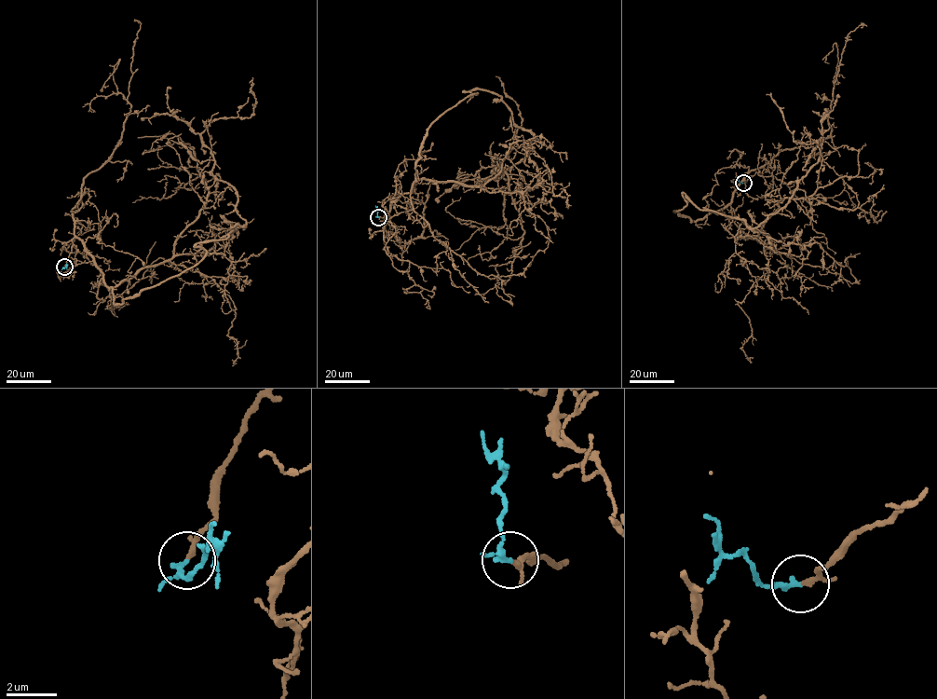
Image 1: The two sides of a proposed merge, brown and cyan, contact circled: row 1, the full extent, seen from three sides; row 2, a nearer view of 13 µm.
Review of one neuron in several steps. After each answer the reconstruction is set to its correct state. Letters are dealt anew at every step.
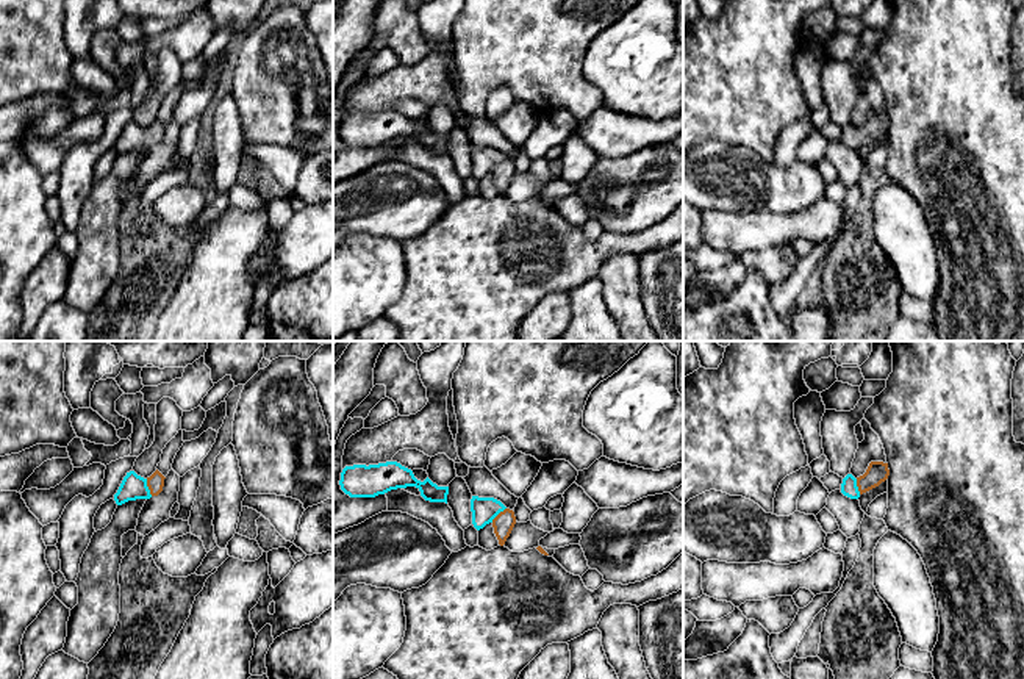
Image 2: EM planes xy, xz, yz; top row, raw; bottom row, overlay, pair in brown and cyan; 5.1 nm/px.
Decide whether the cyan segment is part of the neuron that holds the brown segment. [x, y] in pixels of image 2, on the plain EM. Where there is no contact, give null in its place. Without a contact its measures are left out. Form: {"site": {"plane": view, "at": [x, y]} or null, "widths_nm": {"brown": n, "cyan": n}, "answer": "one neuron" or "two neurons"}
{"site": {"plane": "xy", "at": [147, 135]}, "widths_nm": {"brown": 90, "cyan": 130}, "answer": "one neuron"}

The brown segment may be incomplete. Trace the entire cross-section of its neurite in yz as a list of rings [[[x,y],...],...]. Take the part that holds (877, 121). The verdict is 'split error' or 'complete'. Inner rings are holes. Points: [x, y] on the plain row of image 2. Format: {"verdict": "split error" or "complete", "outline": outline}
{"verdict": "split error", "outline": [[[871,111],[866,122],[860,127],[847,124],[841,133],[841,142],[850,149],[858,149],[863,142],[879,136],[890,125],[888,113]]]}

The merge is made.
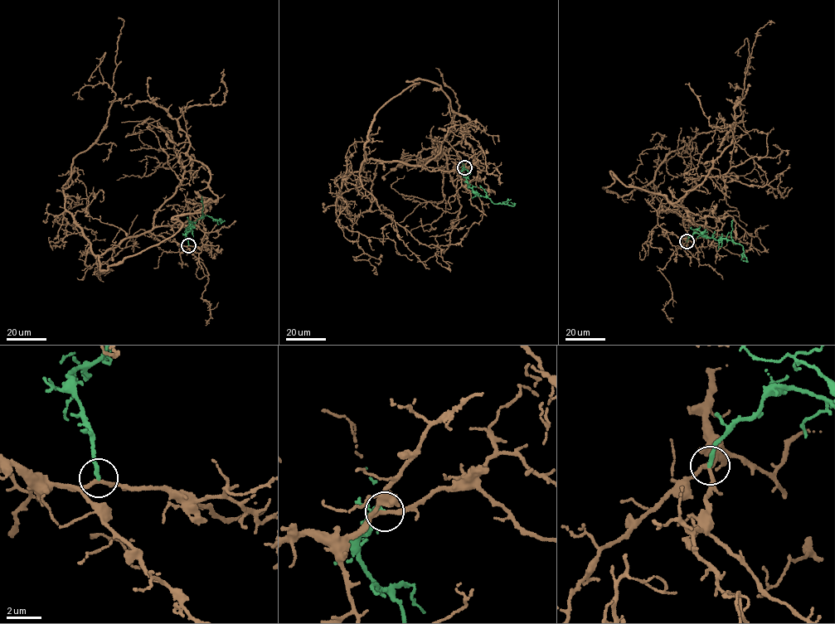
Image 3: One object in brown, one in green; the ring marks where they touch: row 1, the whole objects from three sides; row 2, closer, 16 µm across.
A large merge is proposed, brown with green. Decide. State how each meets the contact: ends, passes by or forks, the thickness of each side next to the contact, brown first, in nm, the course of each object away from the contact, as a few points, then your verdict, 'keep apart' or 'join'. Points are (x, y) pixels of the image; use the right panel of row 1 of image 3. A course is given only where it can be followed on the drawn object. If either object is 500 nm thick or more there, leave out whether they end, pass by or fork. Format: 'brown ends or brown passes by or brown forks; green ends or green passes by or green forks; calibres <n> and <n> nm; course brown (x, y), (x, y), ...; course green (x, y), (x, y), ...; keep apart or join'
brown passes by; green ends; calibres 220 and 240 nm; course brown (686, 242), (659, 192), (603, 187), (612, 171), (672, 202), (703, 181), (735, 124), (708, 124), (685, 84); course green (686, 242), (693, 234), (697, 233), (705, 238), (731, 240), (742, 246), (747, 262), (743, 260); keep apart

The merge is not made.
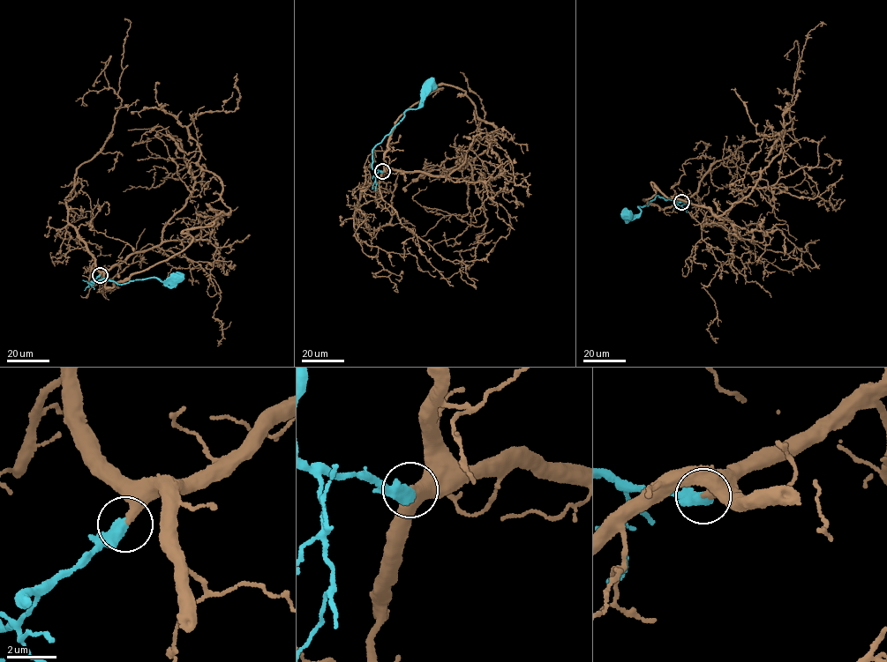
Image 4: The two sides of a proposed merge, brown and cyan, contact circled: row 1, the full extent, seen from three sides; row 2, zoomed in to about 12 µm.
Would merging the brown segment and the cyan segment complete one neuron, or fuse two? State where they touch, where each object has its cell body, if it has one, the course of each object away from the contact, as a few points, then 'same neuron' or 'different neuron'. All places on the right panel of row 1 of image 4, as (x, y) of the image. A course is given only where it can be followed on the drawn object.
place (681, 202); soma brown none; soma cyan (627, 214); course brown (681, 202), (661, 210), (643, 199), (653, 182), (725, 213), (780, 150), (784, 132), (755, 132), (731, 89); course cyan (681, 202), (665, 200), (657, 195), (648, 206), (638, 206), (641, 211), (637, 214), (626, 212); same neuron

